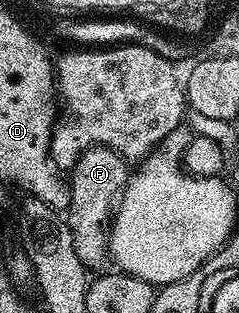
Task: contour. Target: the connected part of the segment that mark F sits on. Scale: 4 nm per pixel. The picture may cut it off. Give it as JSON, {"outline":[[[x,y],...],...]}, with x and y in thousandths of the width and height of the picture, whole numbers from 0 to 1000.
{"outline":[[[377,466],[326,502],[305,543],[289,546],[293,665],[272,674],[268,696],[310,748],[318,812],[364,856],[452,837],[469,687],[527,594],[531,565],[527,508],[448,466]]]}

